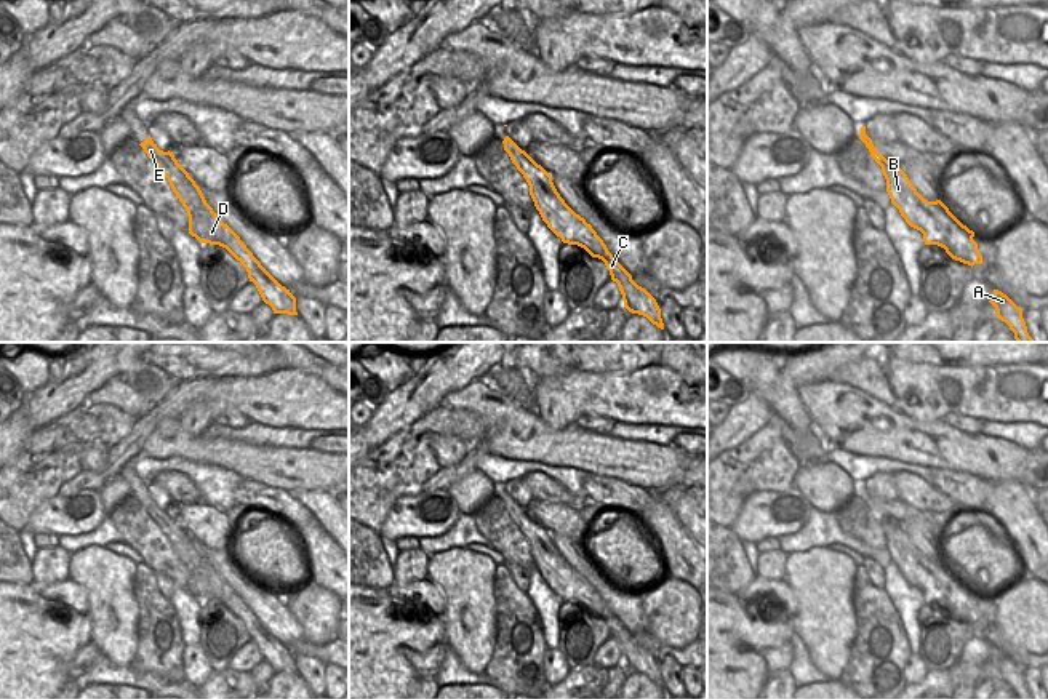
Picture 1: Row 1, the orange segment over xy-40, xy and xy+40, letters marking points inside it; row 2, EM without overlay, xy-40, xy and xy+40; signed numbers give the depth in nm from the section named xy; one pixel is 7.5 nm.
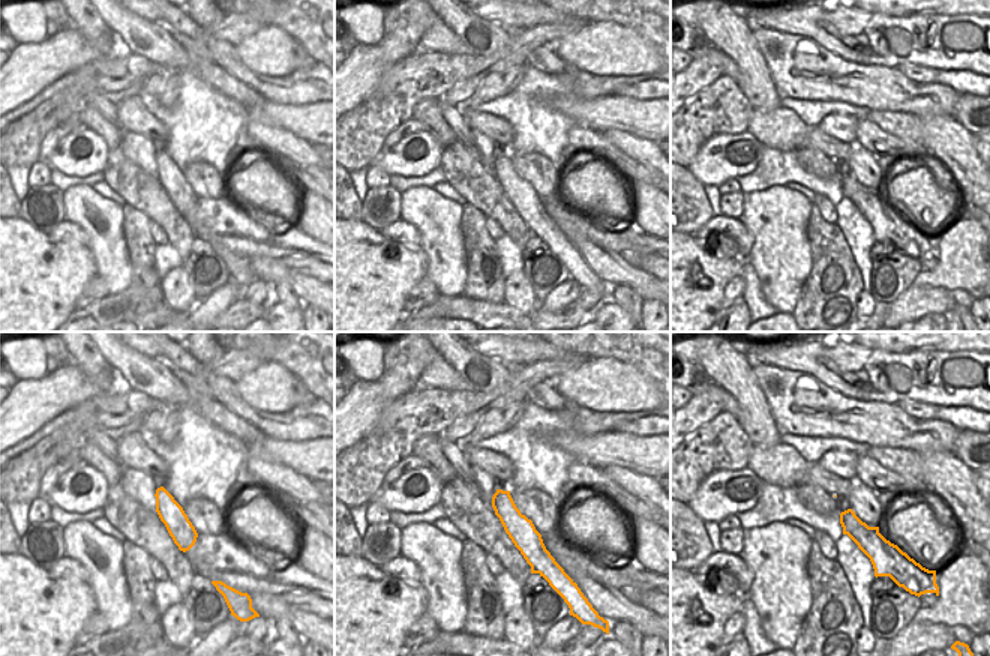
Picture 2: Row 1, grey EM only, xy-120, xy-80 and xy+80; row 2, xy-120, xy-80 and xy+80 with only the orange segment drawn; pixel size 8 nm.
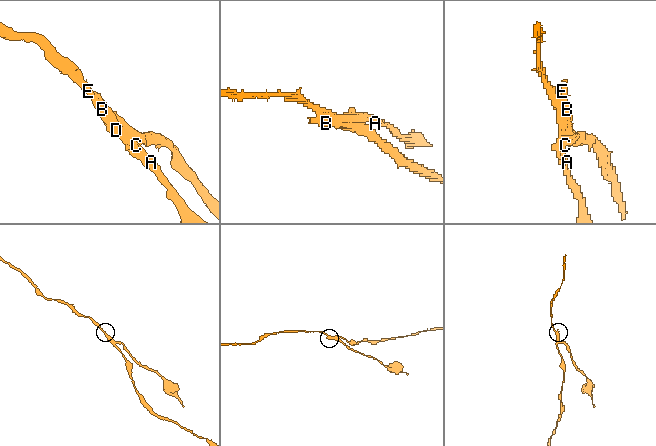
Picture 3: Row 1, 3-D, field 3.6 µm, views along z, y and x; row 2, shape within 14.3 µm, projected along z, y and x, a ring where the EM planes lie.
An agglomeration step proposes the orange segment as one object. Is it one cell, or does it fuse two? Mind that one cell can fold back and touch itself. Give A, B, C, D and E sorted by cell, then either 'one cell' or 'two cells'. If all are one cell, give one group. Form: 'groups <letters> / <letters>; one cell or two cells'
groups A C / B D E; two cells

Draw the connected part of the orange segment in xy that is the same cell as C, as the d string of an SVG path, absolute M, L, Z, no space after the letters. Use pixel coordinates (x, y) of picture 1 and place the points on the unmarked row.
M589 609L589 613L605 621L611 638L619 645L624 665L632 672L646 675L653 683L664 688L661 667L656 657L632 638L632 633L613 616L613 613L605 611L600 614L597 609Z

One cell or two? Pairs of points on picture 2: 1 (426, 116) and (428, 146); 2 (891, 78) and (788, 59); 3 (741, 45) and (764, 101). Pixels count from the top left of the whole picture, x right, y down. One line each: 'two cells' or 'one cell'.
1: two cells
2: one cell
3: one cell

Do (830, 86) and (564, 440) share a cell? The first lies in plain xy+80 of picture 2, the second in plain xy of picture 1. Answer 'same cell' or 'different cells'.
same cell

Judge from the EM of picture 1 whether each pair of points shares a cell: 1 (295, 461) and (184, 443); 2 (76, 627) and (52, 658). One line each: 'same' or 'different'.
1: same
2: same

